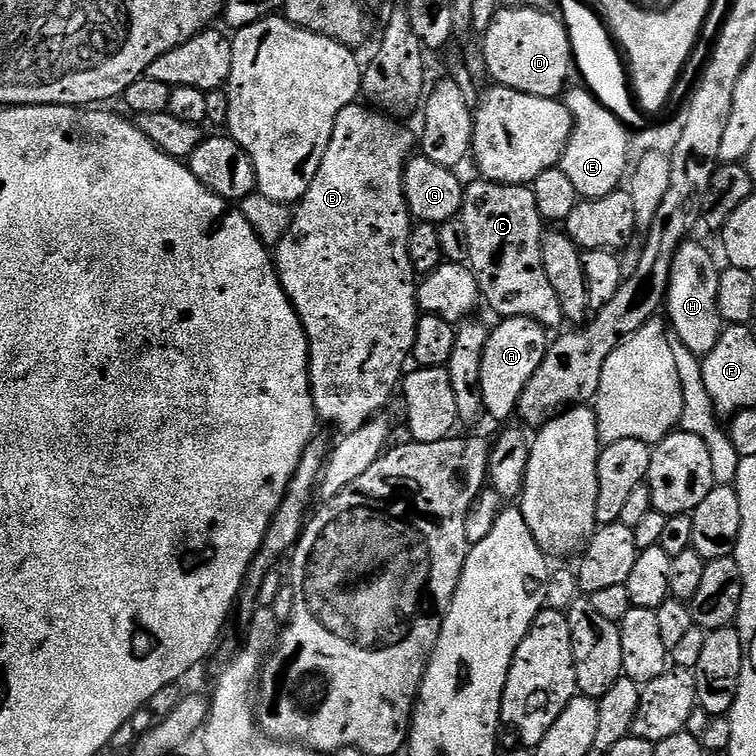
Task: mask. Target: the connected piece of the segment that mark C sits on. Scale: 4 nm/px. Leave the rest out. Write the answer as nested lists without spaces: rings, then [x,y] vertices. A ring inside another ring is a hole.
[[[476,178],[476,181],[474,181],[472,185],[469,183],[467,187],[465,187],[464,204],[460,207],[459,219],[463,220],[464,225],[466,226],[466,239],[470,242],[467,263],[470,265],[472,273],[476,275],[476,281],[480,287],[480,295],[483,303],[485,305],[488,303],[489,306],[497,312],[497,317],[500,318],[507,318],[509,316],[525,316],[531,320],[537,320],[539,324],[543,324],[545,329],[548,330],[553,330],[552,328],[558,327],[559,324],[563,325],[565,323],[565,319],[562,308],[559,305],[558,296],[555,294],[553,287],[550,286],[549,279],[546,278],[546,272],[542,266],[542,246],[546,228],[541,221],[540,211],[536,205],[536,199],[534,198],[531,187],[523,184],[495,184],[492,180]]]

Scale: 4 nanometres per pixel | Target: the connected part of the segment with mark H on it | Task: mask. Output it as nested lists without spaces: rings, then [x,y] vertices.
[[[692,243],[681,244],[672,256],[668,274],[666,320],[671,331],[678,334],[686,349],[703,358],[714,348],[722,331],[722,321],[718,314],[718,282],[721,269],[716,268],[711,254],[702,245]]]

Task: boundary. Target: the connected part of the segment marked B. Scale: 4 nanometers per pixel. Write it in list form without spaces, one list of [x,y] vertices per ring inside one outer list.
[[[360,102],[346,106],[334,122],[334,134],[330,134],[330,146],[326,146],[326,154],[322,154],[322,162],[318,166],[318,174],[314,174],[314,182],[310,182],[310,190],[306,190],[306,194],[295,205],[292,225],[282,238],[282,242],[274,248],[276,277],[280,279],[282,290],[290,298],[308,339],[308,384],[312,388],[316,415],[323,423],[325,420],[326,423],[341,428],[339,431],[344,434],[358,430],[373,416],[384,410],[383,407],[391,398],[392,391],[395,388],[397,391],[405,375],[404,363],[406,365],[409,363],[414,346],[414,330],[418,319],[416,303],[418,277],[410,266],[408,257],[408,239],[414,221],[404,197],[404,167],[407,166],[414,152],[414,132],[404,124],[407,123],[384,115],[381,111]]]

